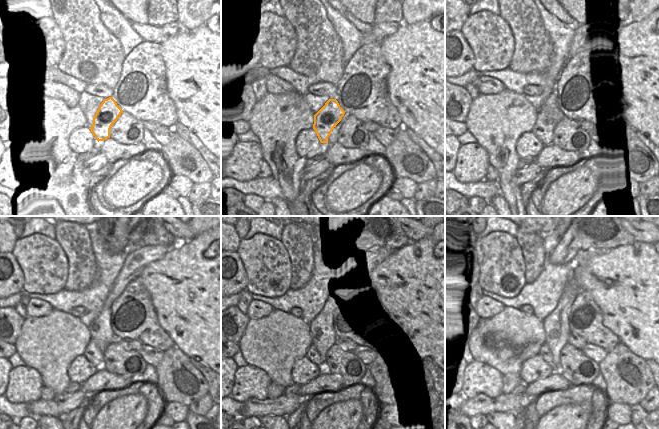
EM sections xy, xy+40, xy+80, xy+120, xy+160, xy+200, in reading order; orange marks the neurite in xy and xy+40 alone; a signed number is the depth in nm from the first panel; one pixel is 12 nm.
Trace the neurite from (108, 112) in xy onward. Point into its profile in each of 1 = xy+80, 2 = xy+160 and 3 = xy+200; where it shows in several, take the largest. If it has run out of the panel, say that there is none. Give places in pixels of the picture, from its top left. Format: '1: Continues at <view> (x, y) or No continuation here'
1: Continues at xy+80 (549, 116)
2: Continues at xy+160 (312, 354)
3: Continues at xy+200 (545, 352)

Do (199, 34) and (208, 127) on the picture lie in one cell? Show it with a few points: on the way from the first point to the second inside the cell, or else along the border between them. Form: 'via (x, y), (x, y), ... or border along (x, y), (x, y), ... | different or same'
via (199, 57), (199, 64), (208, 74), (208, 104) | same

